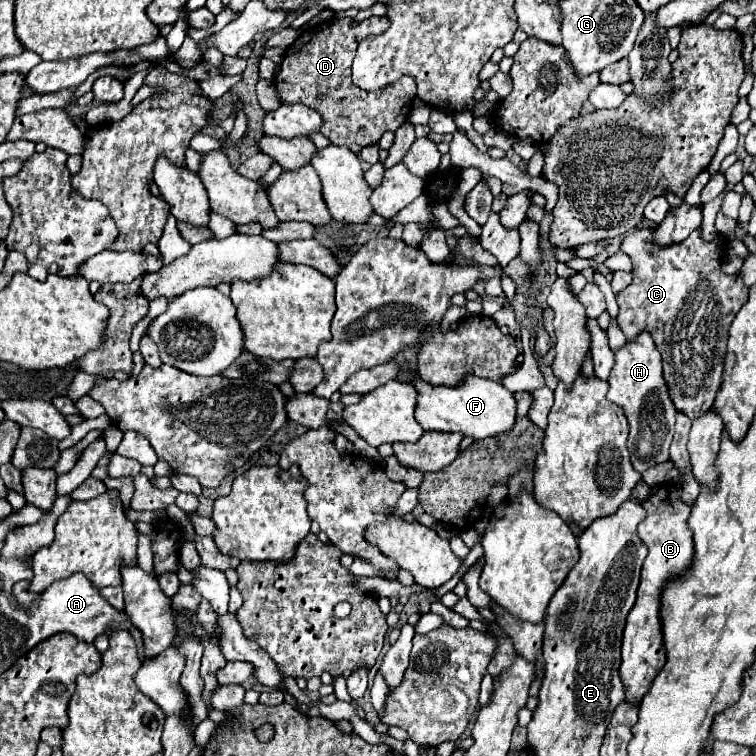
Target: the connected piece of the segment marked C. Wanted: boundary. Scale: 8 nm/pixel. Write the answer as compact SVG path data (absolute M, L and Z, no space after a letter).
M637 228L621 242L621 250L633 260L633 282L629 284L629 288L617 294L617 322L627 340L633 340L645 328L651 332L663 356L663 376L669 386L669 396L675 408L679 412L685 412L689 418L695 418L713 406L715 396L721 388L729 324L733 322L741 306L747 302L749 288L743 284L739 274L725 274L721 270L721 264L725 260L725 248L729 246L729 242L719 232L715 232L715 238L707 242L703 240L701 228L697 228L689 234L685 242L671 246L659 246L653 236L655 228Z

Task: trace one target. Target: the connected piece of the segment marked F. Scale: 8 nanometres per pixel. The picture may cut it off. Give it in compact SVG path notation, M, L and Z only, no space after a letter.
M469 376L463 386L449 388L449 386L431 386L421 380L415 380L417 388L417 408L415 420L425 430L437 432L461 432L473 440L495 438L499 434L509 432L515 426L517 418L517 400L515 396L505 390L501 384L477 376Z

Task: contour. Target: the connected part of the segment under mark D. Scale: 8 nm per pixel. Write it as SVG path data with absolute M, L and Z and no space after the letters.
M341 16L331 22L321 22L301 32L301 36L287 48L279 72L273 78L283 104L305 104L317 110L323 118L321 134L329 138L331 144L347 146L355 154L359 154L363 146L377 144L383 132L395 132L407 120L413 98L417 96L417 84L411 76L403 76L389 84L389 88L377 92L361 90L351 82L351 62L357 44L365 40L365 36L379 36L387 28L387 16L371 16L363 22L355 22L353 16Z

